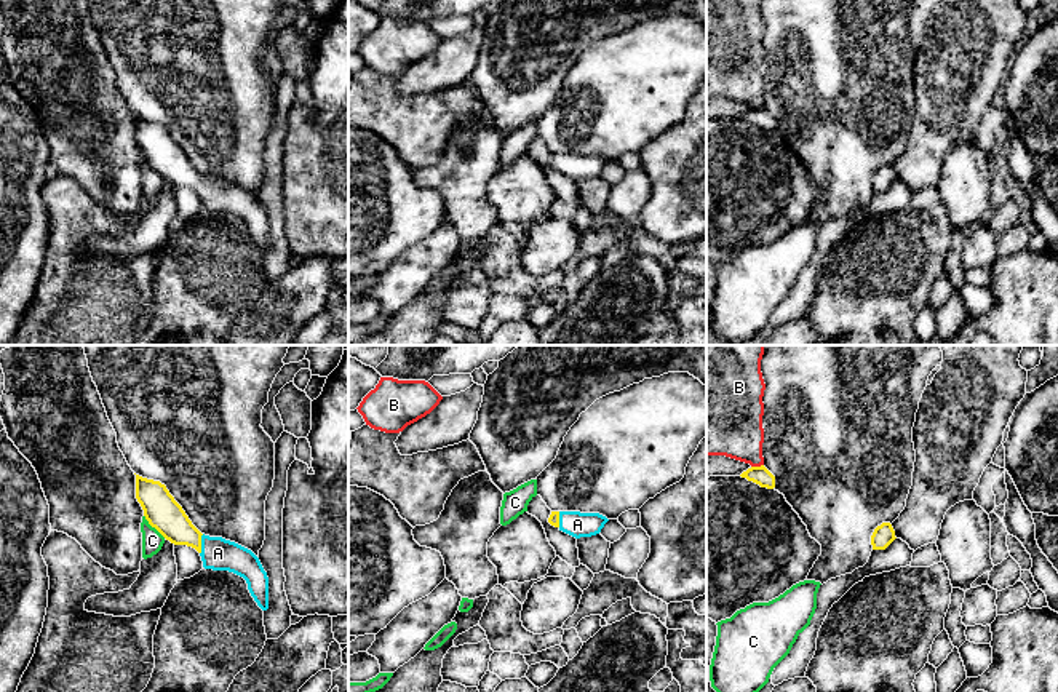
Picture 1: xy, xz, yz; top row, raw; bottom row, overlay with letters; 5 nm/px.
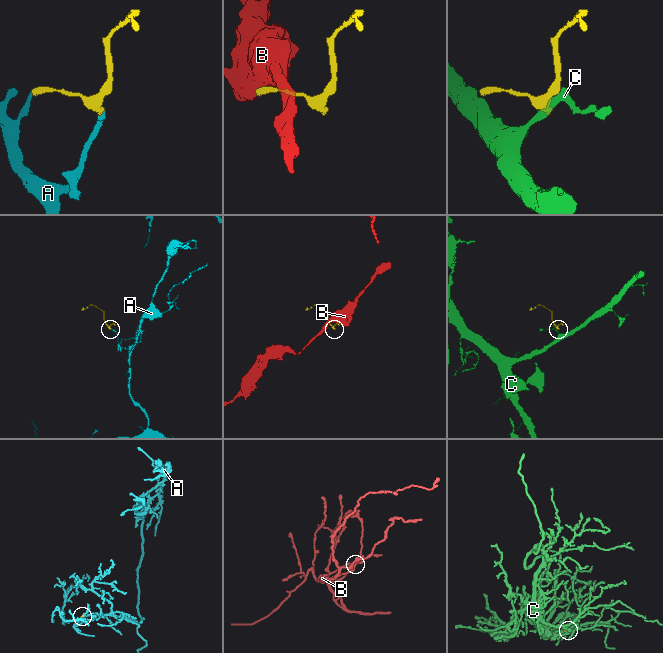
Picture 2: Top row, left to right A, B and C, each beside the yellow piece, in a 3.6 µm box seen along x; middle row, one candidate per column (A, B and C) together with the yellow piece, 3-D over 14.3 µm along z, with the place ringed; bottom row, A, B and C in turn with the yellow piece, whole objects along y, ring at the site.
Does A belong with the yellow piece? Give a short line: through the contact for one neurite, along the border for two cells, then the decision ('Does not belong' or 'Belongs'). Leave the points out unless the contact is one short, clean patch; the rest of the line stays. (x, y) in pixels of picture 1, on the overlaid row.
Belongs

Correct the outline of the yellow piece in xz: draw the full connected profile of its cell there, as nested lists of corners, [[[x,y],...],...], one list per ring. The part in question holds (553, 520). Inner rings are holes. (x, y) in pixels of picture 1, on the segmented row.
[[[551,511],[548,523],[559,531],[580,539],[601,532],[609,519],[599,513]]]

